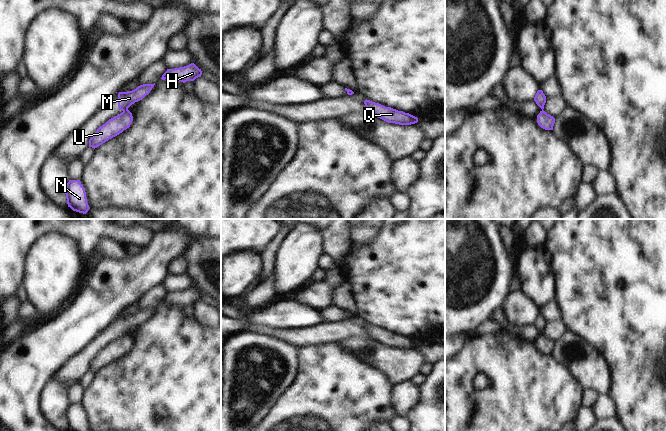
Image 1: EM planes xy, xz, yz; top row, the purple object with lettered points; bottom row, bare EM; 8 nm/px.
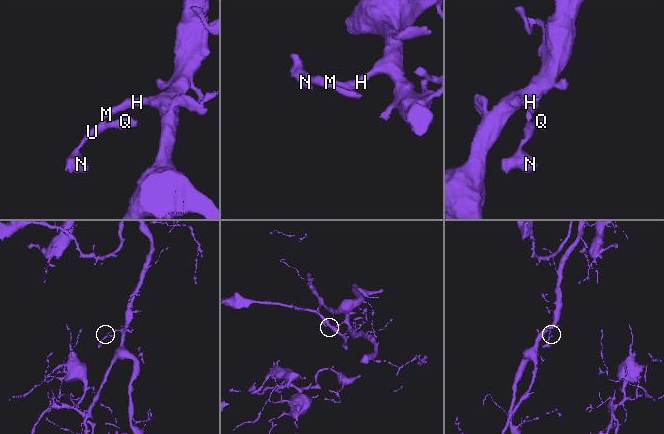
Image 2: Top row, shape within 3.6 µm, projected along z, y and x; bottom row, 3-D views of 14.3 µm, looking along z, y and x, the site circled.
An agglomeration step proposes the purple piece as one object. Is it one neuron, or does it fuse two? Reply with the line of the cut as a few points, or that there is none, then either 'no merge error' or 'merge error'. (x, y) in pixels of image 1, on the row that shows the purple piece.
cut in xy along (127, 109), (123, 111); merge error

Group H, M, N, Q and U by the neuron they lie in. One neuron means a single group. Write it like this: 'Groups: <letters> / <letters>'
Groups: H M / N Q U

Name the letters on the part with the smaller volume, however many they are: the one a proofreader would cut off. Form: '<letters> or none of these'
N, Q, U

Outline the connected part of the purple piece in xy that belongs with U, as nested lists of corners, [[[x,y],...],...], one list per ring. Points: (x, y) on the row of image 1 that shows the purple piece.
[[[124,110],[119,115],[109,119],[105,124],[100,126],[89,139],[89,147],[97,148],[109,139],[119,135],[130,127],[133,121],[132,113]]]

